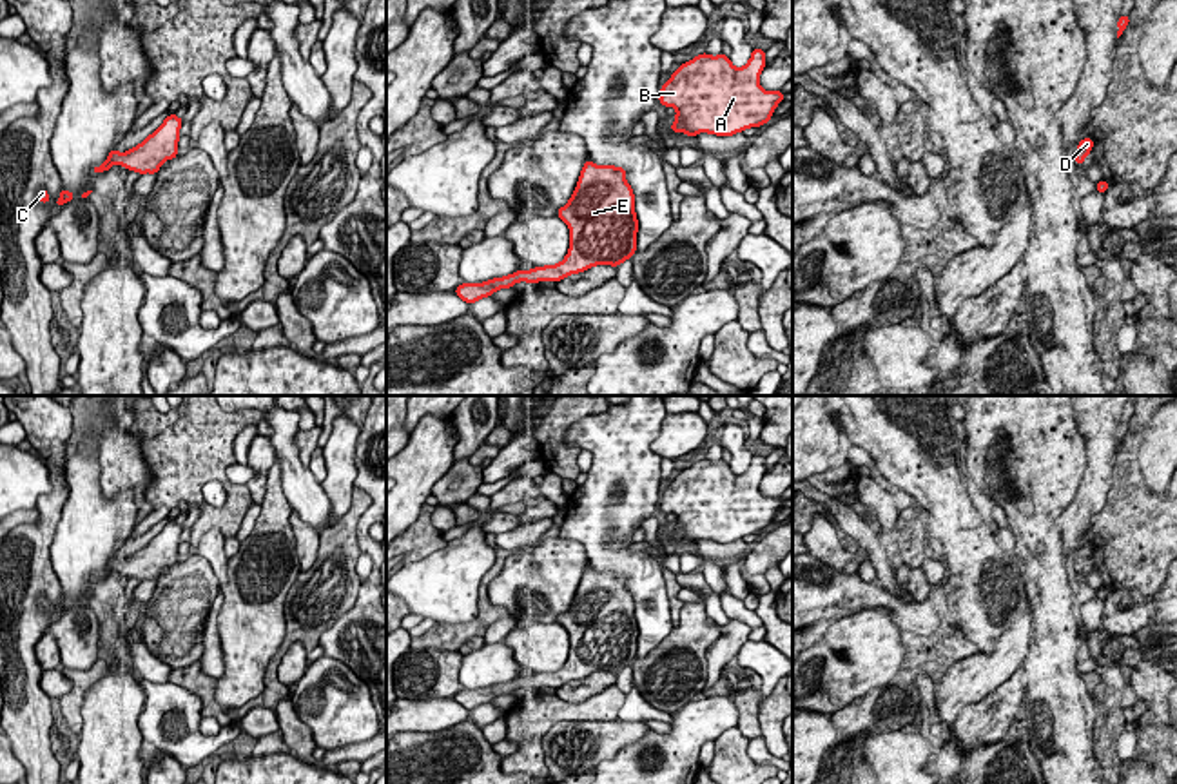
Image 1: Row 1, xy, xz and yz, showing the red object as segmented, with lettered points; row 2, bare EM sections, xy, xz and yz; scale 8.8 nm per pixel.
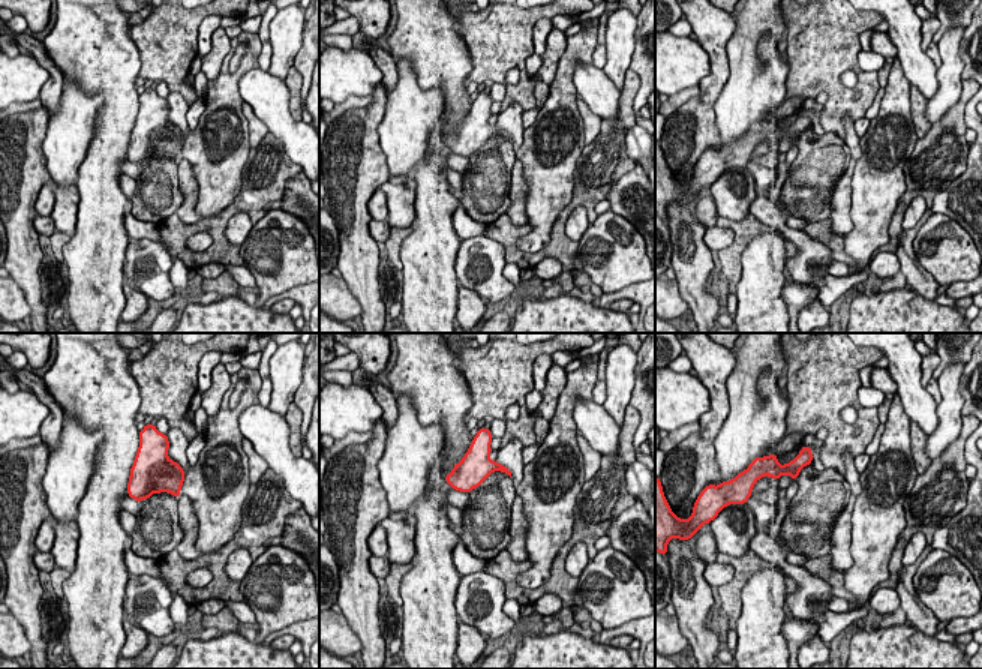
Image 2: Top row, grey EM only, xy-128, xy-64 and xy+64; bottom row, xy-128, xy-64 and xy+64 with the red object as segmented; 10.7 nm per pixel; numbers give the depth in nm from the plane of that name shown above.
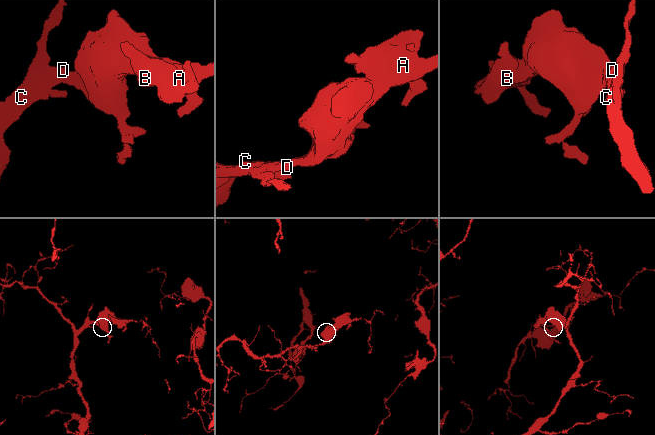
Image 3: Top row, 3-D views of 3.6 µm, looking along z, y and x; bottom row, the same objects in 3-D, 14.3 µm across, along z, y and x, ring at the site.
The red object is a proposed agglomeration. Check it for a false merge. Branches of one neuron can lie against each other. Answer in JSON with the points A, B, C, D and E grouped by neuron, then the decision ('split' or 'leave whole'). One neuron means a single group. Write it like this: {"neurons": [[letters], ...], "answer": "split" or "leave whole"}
{"neurons": [["A", "B", "C", "D", "E"]], "answer": "leave whole"}

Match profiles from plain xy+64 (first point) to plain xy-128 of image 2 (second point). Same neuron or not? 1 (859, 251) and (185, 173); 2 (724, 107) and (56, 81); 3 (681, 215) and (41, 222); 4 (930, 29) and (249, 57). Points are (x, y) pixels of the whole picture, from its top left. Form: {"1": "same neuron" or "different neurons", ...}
{"1": "different neurons", "2": "different neurons", "3": "different neurons", "4": "same neuron"}

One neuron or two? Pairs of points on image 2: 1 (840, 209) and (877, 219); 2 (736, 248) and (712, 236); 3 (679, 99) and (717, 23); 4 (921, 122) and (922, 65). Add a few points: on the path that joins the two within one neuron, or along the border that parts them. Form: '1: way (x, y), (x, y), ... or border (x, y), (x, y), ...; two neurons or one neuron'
1: border (852, 177), (852, 228), (843, 234); two neurons
2: border (730, 228), (733, 242), (717, 251); two neurons
3: border (700, 89), (697, 95), (691, 96), (670, 114); two neurons
4: border (910, 84), (925, 99); two neurons

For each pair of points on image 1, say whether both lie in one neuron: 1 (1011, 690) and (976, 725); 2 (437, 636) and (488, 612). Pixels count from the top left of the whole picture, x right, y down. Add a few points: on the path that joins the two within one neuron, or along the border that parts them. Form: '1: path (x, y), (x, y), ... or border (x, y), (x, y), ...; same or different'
1: path (1005, 701), (987, 721); same
2: path (450, 636), (463, 634), (476, 625); same

